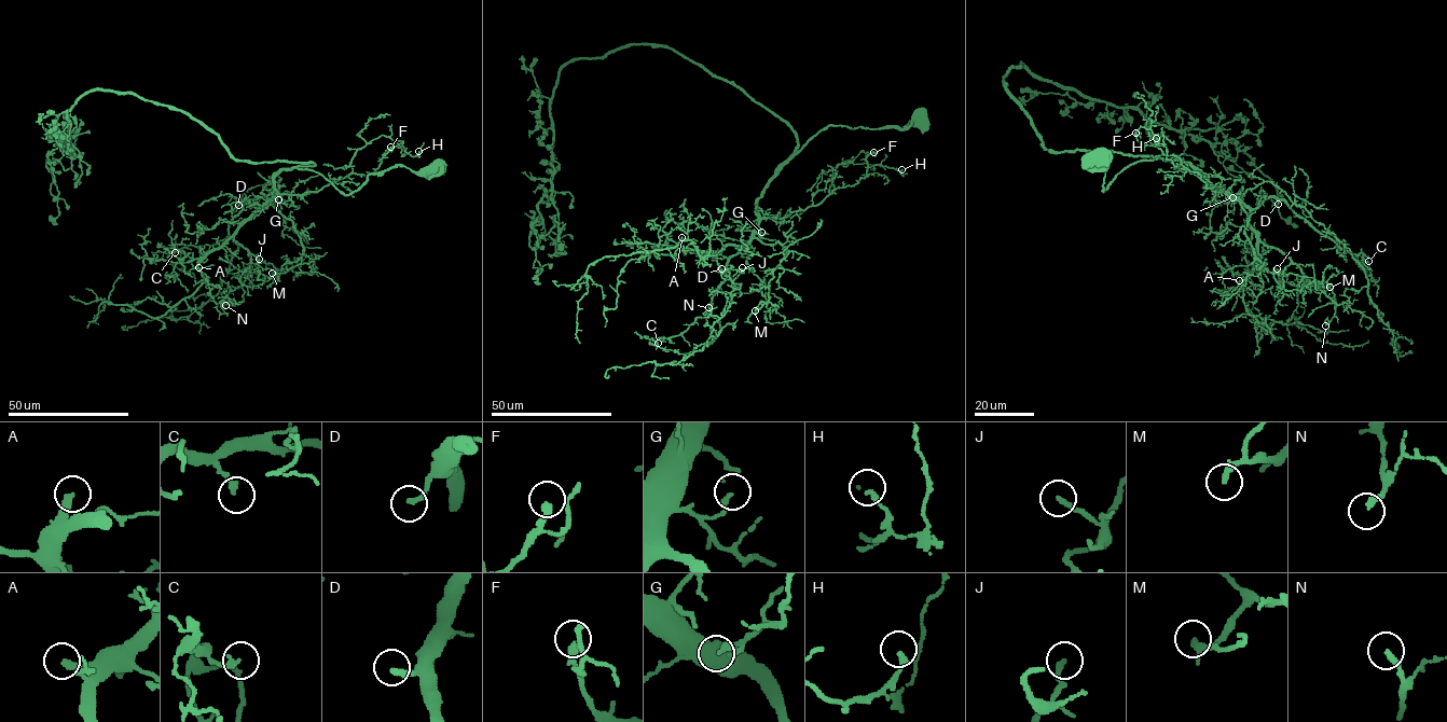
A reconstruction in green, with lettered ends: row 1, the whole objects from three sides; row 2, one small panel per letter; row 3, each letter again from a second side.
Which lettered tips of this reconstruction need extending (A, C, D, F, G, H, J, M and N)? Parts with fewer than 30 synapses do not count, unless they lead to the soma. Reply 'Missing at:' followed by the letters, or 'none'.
Missing at: A, D

